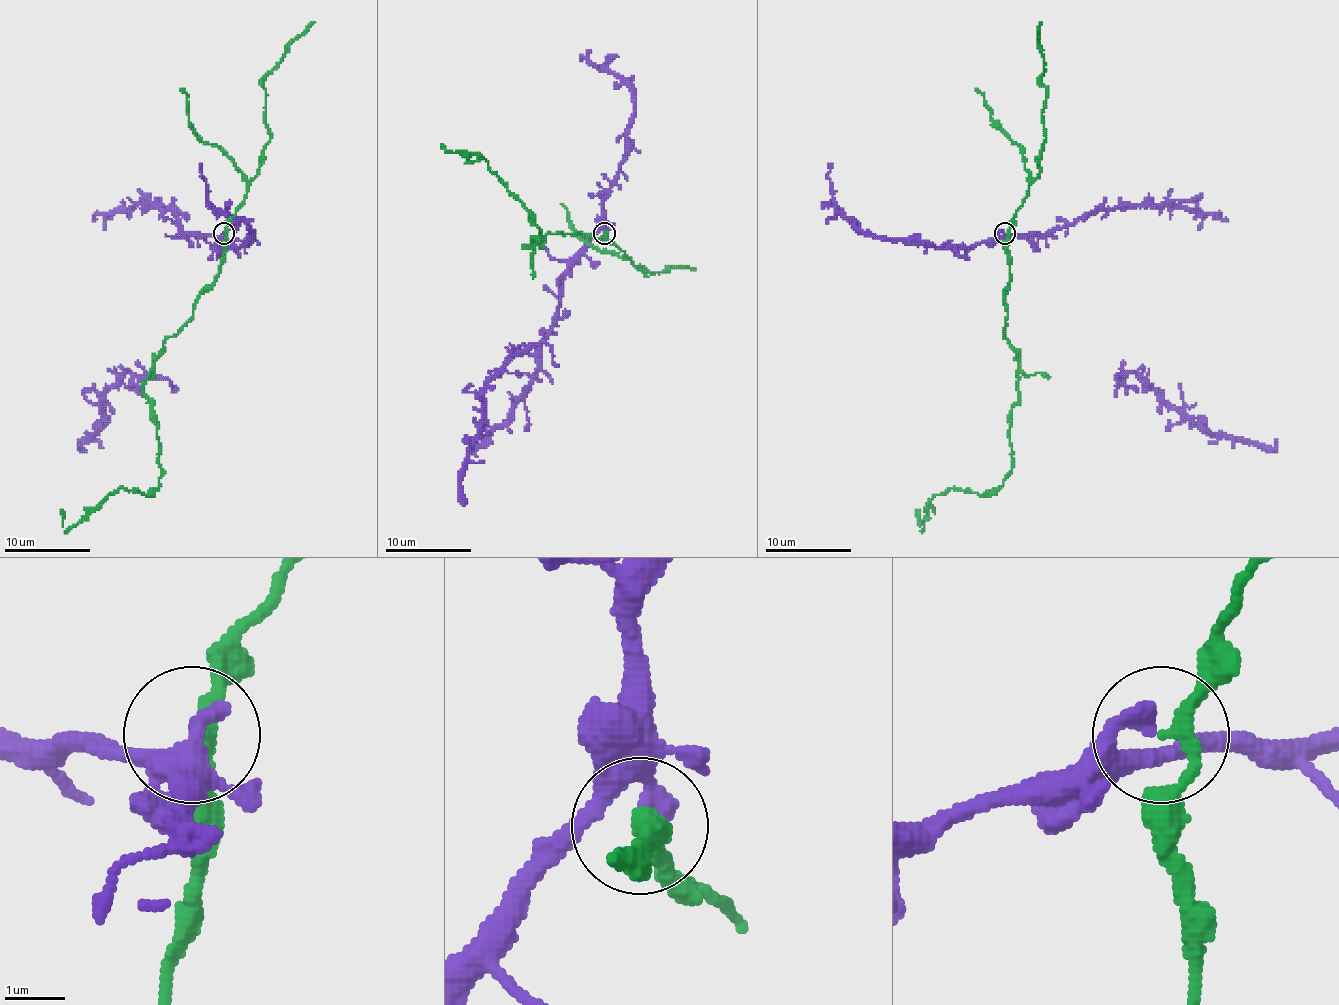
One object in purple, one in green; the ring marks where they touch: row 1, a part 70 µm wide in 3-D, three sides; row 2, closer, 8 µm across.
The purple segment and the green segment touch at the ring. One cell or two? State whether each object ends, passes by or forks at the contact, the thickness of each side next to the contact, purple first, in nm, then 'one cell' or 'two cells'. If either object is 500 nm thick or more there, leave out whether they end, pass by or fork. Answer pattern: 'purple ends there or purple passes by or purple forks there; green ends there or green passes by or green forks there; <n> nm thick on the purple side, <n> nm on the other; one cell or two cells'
purple ends there; green passes by; 320 nm thick on the purple side, 170 nm on the other; two cells

